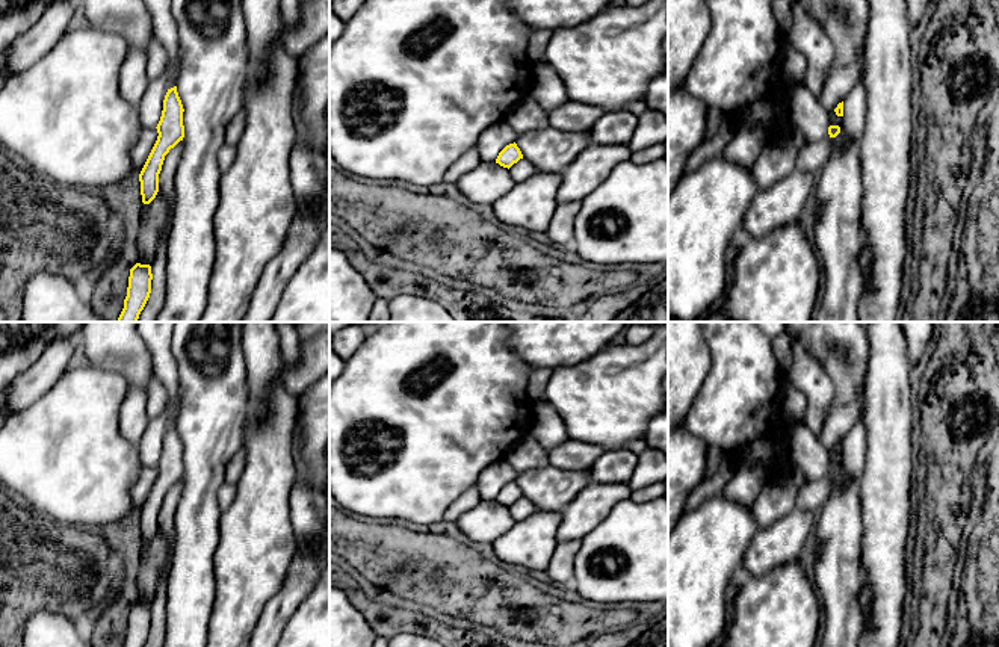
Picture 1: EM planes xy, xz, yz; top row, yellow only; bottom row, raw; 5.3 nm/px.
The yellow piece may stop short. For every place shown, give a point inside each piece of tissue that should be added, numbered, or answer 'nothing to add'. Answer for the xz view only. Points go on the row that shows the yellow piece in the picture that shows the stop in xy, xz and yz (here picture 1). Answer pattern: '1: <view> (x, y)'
nothing to add

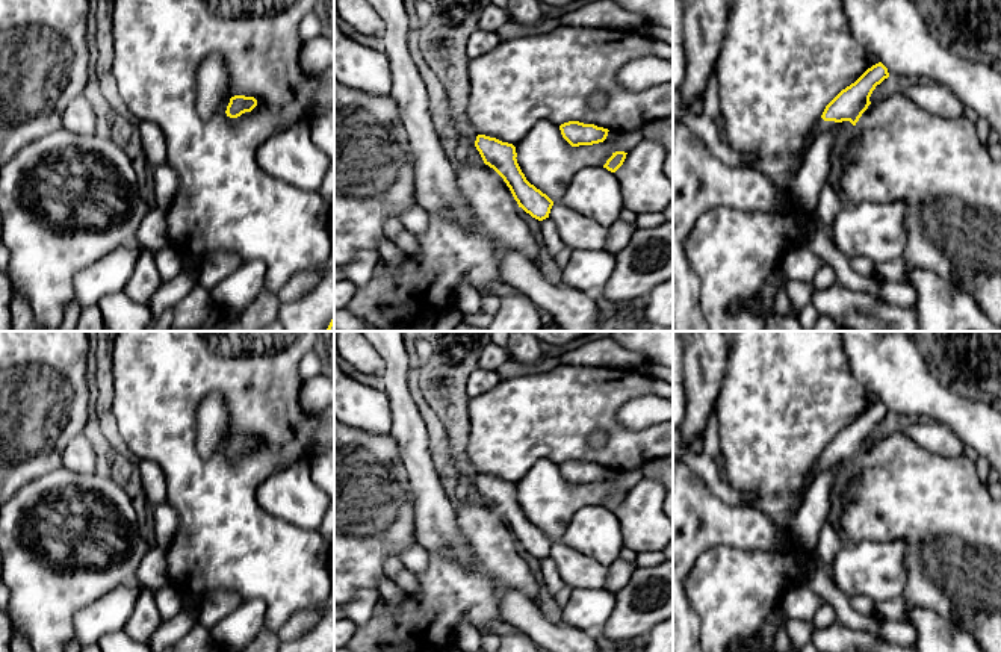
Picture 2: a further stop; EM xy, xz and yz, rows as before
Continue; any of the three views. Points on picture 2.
1: yz (821, 126)

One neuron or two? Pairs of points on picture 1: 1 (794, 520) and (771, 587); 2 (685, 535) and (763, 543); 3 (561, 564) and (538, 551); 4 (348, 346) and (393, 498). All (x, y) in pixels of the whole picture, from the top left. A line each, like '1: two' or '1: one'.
1: two
2: two
3: two
4: two

